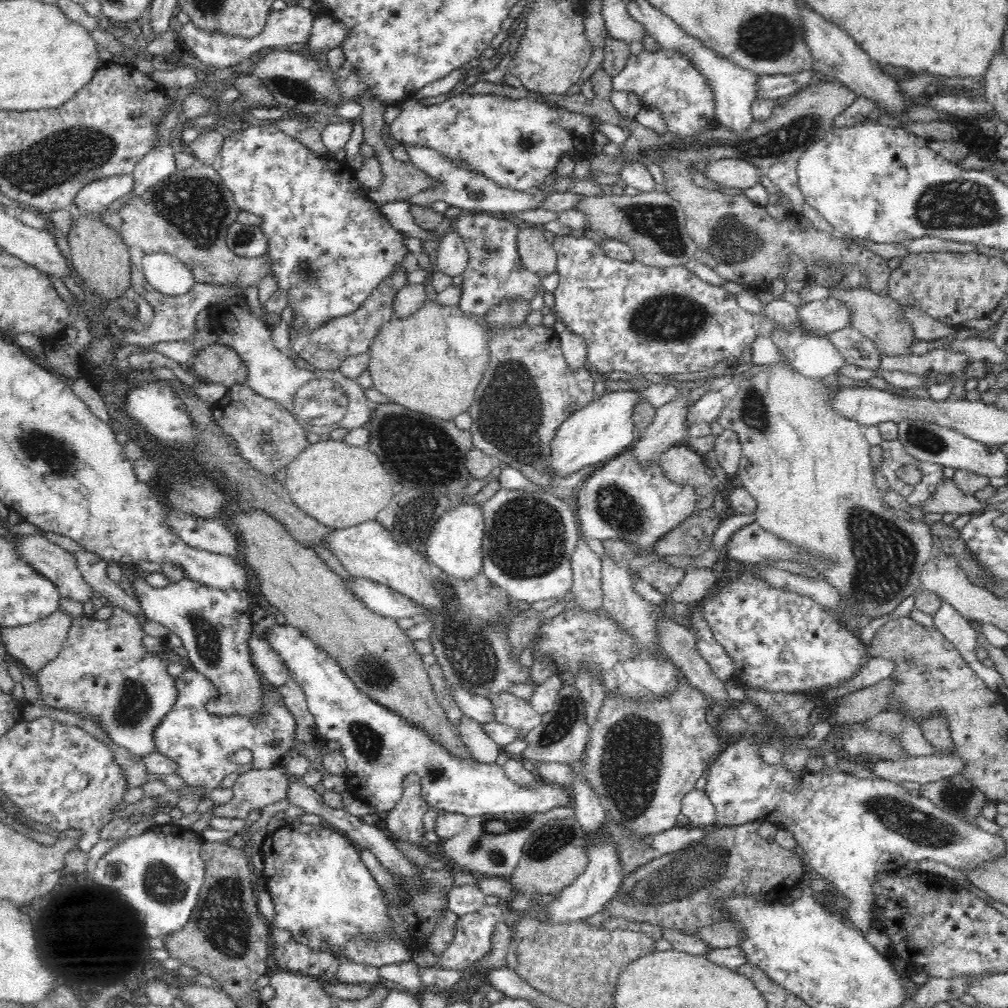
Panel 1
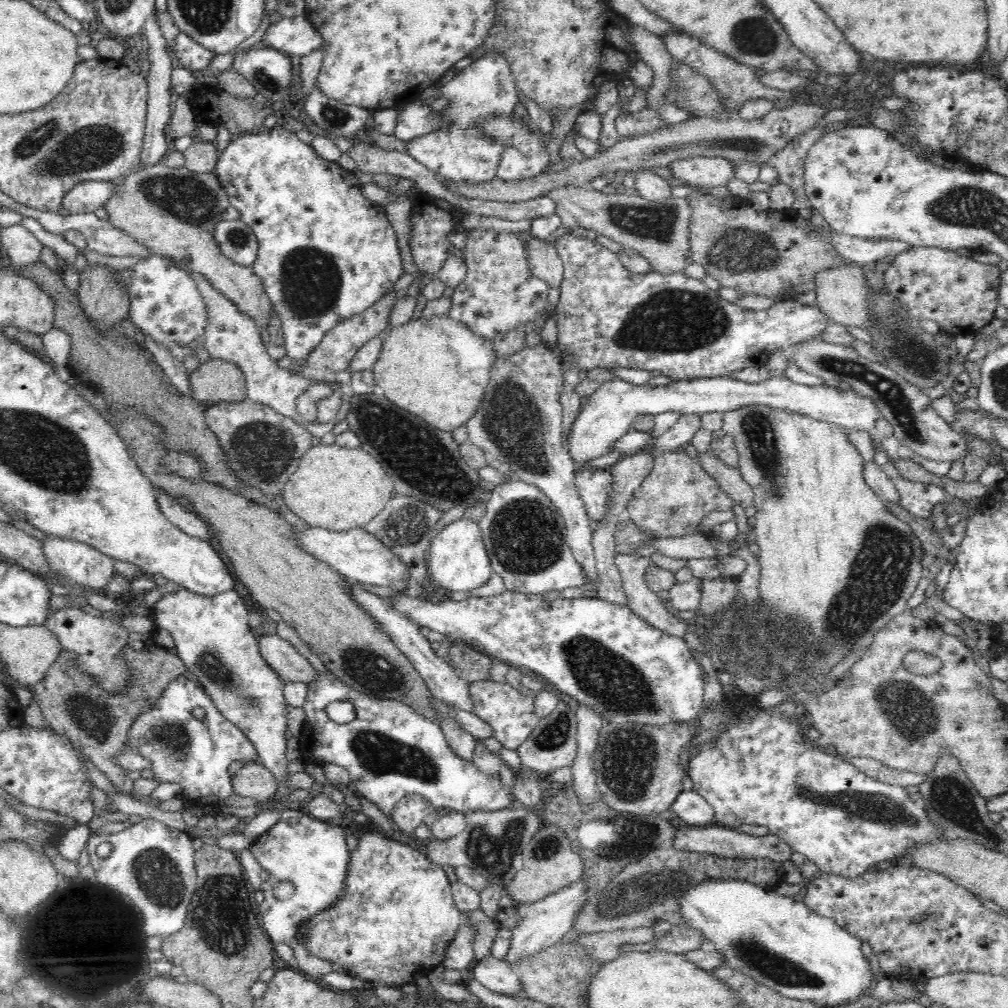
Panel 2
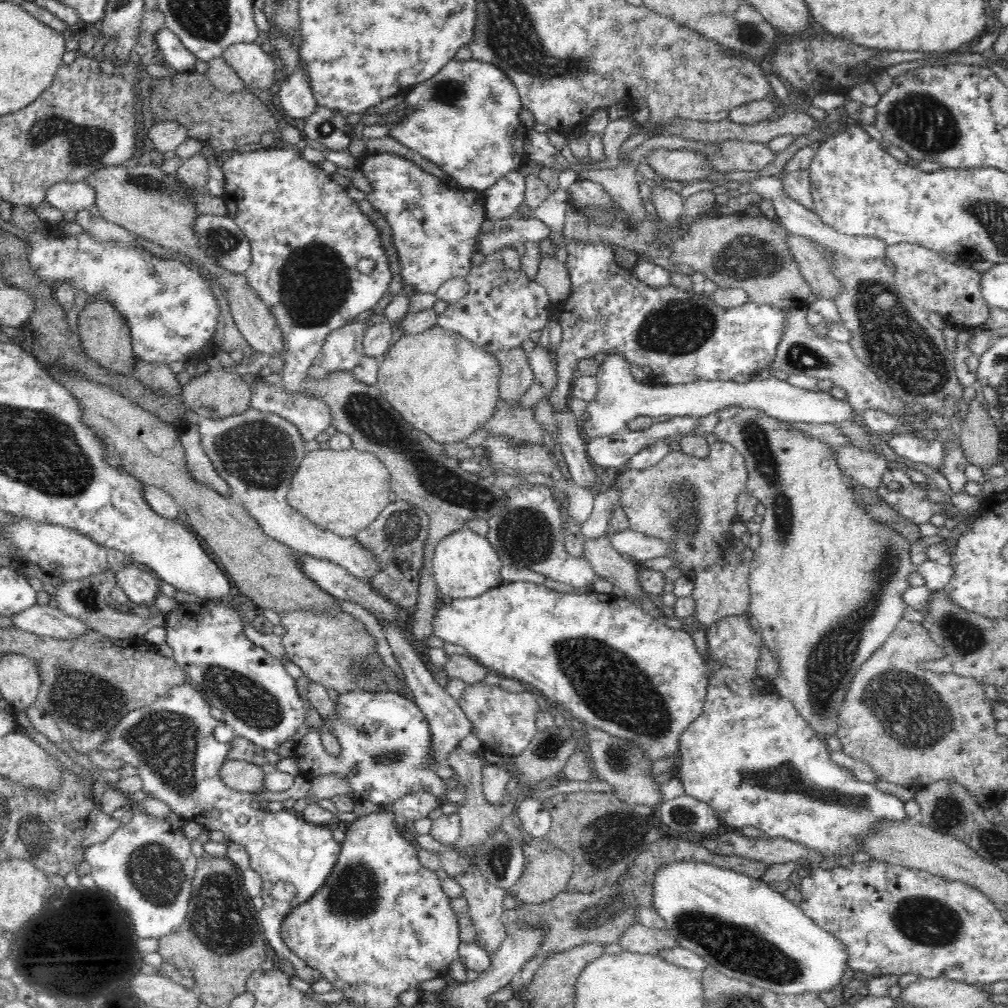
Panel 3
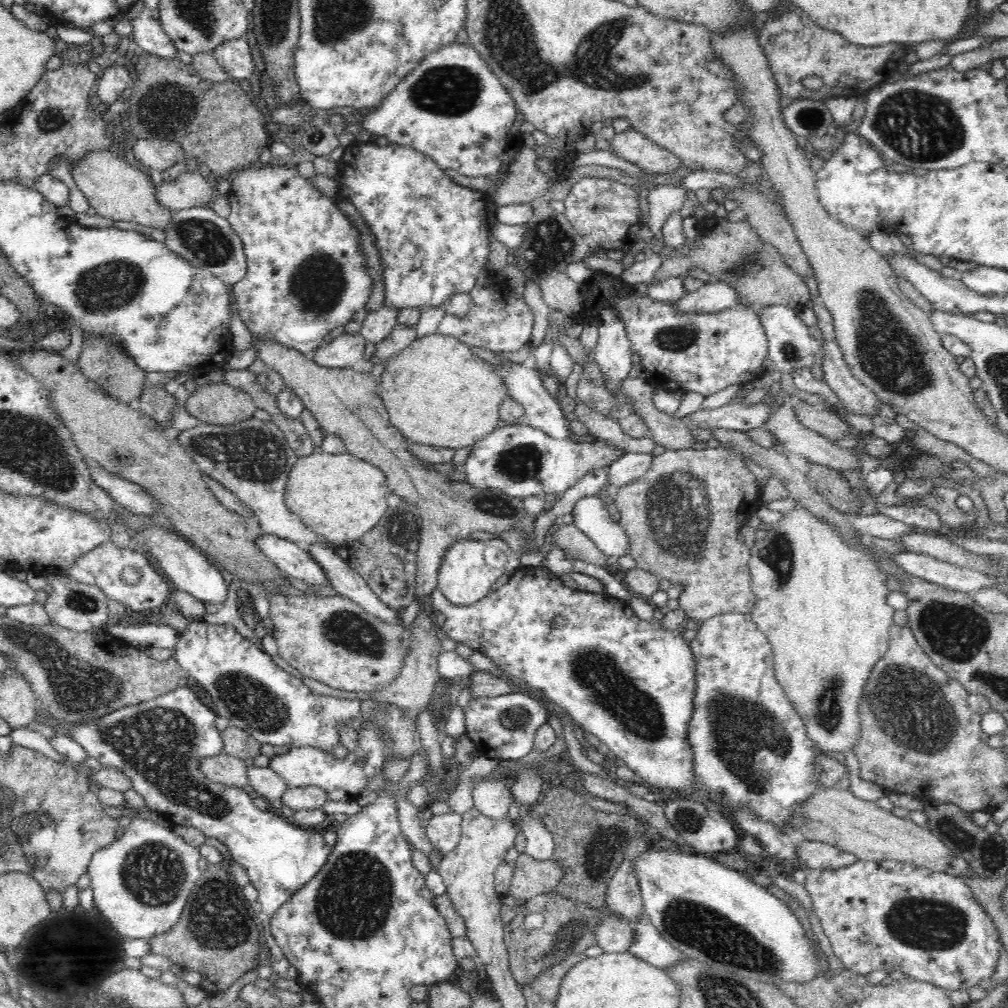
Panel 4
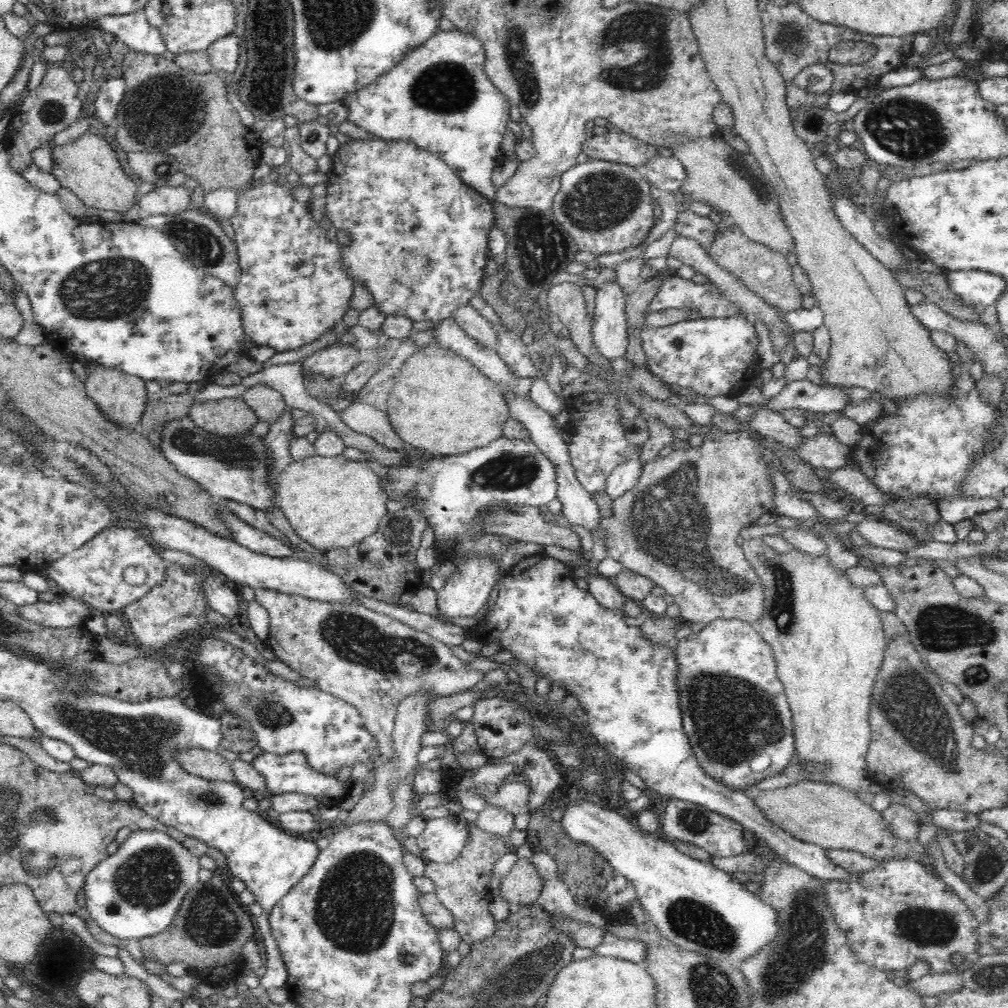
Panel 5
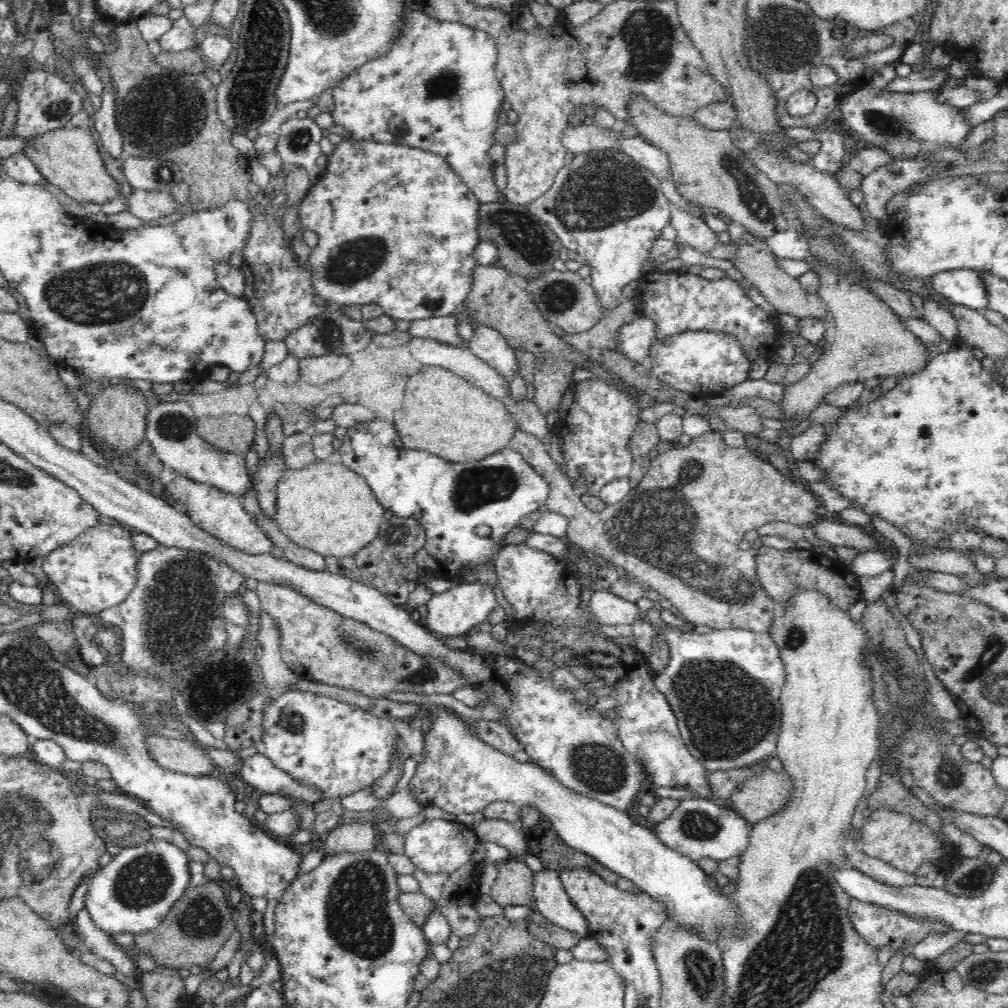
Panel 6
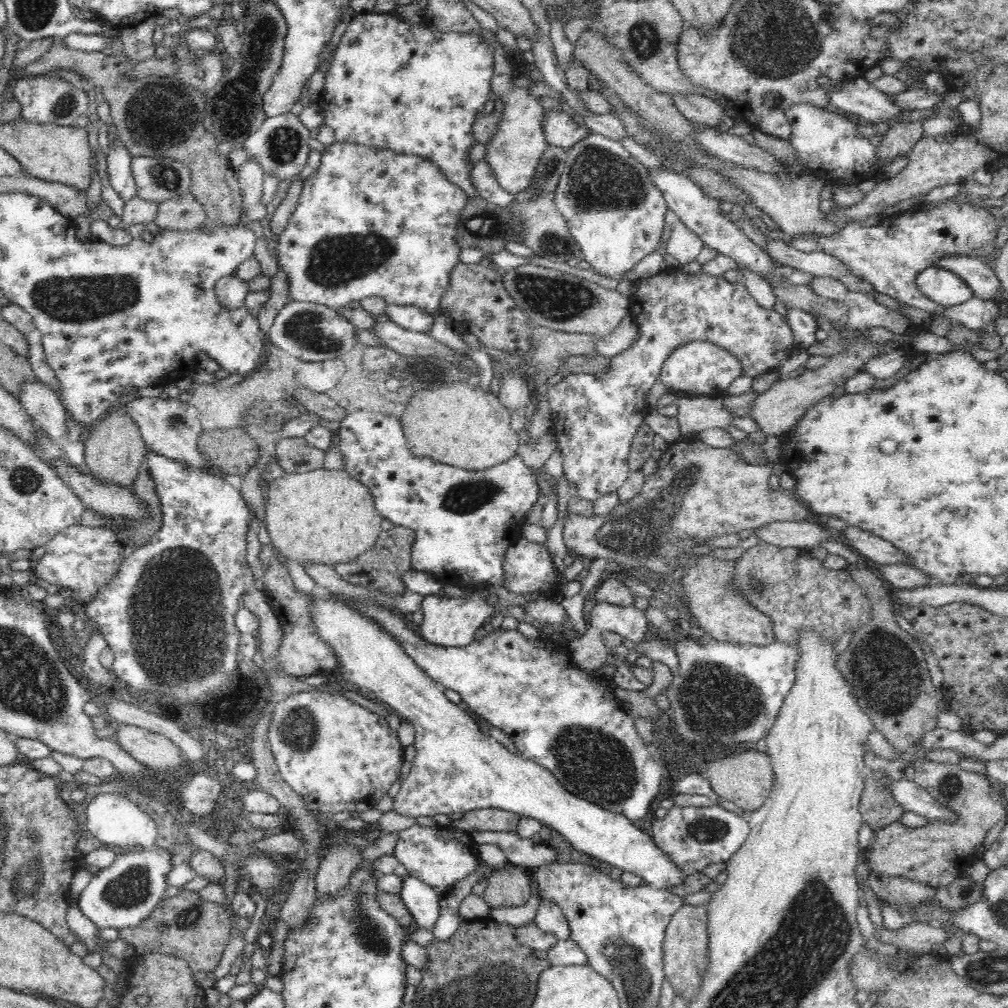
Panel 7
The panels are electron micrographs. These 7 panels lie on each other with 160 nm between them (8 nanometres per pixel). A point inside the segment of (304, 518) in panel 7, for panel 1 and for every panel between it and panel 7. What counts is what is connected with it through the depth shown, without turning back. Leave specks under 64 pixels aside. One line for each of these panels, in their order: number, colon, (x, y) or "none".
1: (341, 485)
2: (338, 488)
3: (343, 491)
4: (340, 496)
5: (332, 503)
6: (327, 508)

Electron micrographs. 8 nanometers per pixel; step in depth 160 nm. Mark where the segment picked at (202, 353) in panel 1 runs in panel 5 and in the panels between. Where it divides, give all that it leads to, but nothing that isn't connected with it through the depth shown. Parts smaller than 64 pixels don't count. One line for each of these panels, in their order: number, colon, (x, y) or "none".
2: (217, 380)
3: (217, 393)
4: (218, 403)
5: (229, 417)

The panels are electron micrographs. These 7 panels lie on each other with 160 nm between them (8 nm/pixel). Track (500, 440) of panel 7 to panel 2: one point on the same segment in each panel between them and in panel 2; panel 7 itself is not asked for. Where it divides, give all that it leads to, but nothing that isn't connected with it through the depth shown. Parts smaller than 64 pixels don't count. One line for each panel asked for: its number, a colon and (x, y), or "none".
2: (437, 368)
3: (438, 380)
4: (437, 391)
5: (442, 404)
6: (442, 413)

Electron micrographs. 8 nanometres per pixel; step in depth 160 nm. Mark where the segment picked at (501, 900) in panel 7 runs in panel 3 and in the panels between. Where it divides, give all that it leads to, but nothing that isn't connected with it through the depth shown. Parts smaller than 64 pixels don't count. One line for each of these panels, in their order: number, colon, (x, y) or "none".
3: (548, 870)
4: (532, 877)
5: (522, 885)
6: (514, 884)

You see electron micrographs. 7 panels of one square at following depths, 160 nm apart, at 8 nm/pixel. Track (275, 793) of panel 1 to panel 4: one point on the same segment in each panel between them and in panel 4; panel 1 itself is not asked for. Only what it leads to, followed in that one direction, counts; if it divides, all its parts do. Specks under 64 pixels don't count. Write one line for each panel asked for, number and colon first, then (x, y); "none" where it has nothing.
2: (254, 781)
3: (243, 777)
4: (233, 772)

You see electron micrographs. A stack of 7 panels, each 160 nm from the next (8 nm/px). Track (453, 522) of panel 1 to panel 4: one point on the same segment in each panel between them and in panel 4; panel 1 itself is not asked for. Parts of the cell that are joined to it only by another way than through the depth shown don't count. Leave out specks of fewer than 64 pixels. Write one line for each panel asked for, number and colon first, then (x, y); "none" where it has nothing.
2: (458, 560)
3: (464, 565)
4: (469, 568)

